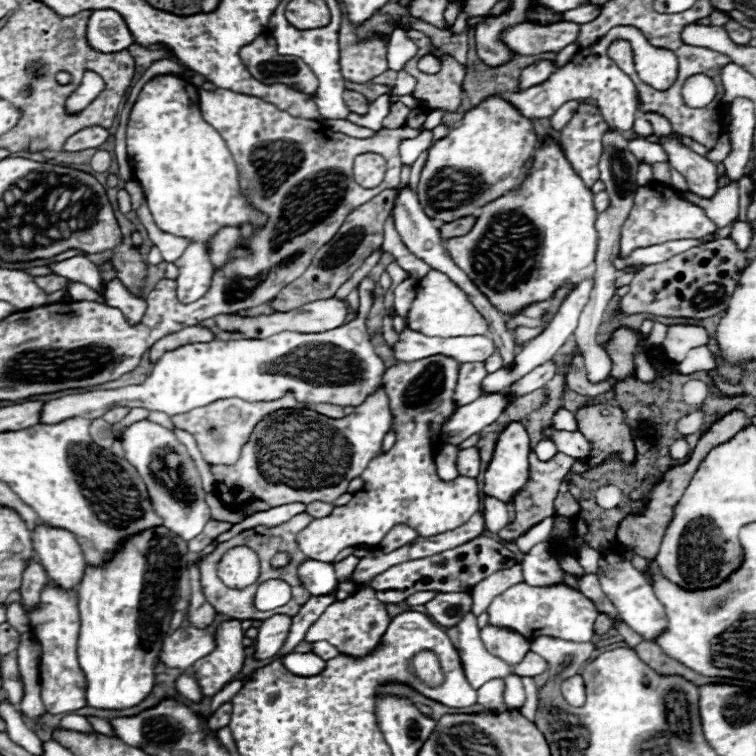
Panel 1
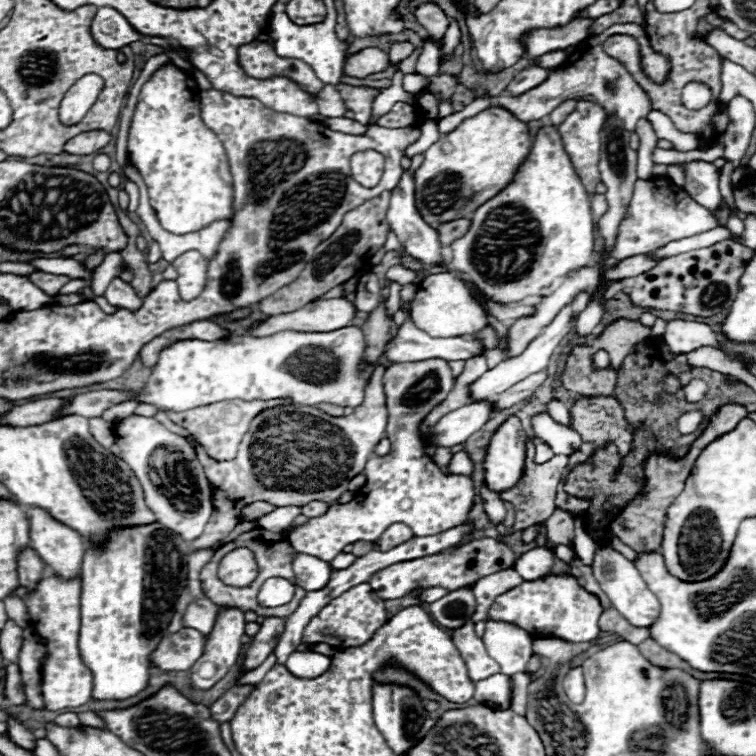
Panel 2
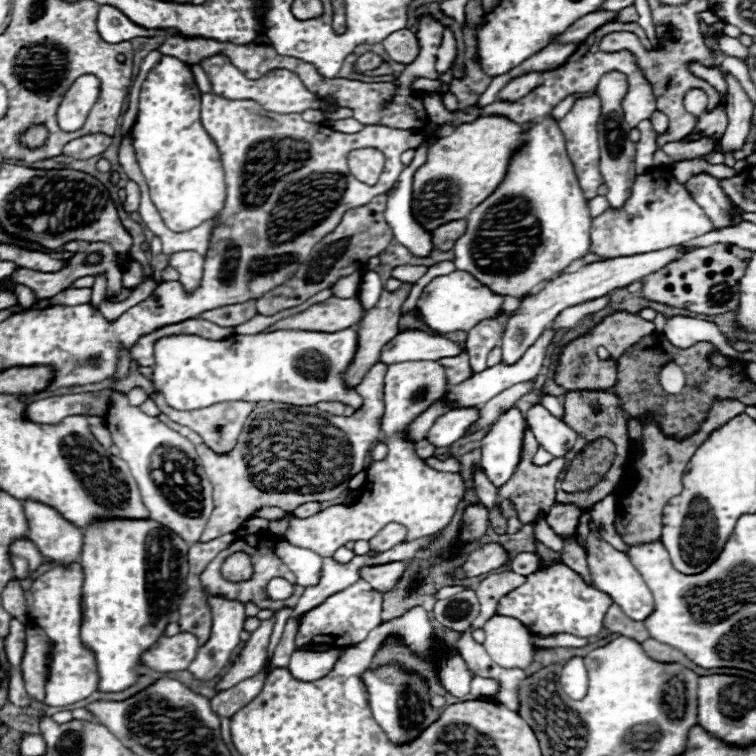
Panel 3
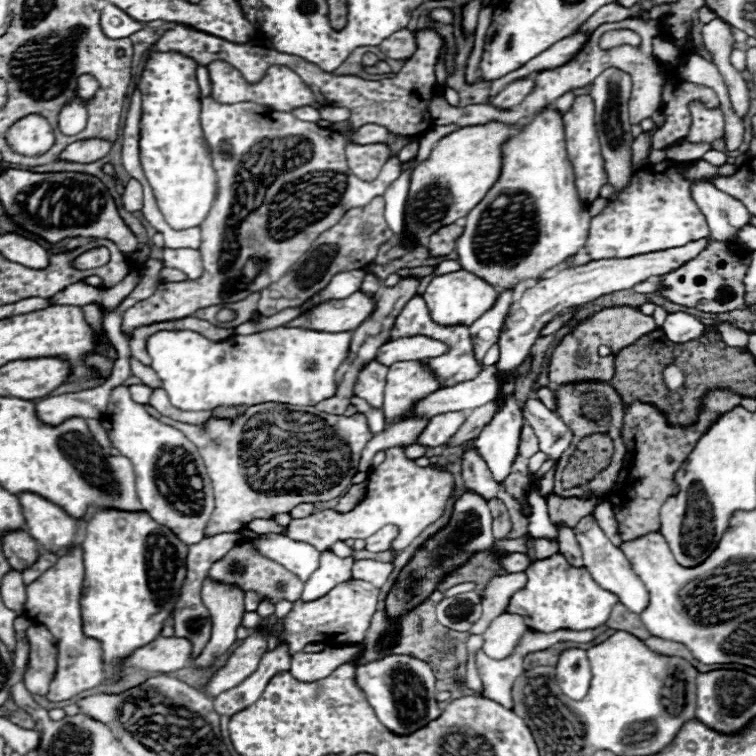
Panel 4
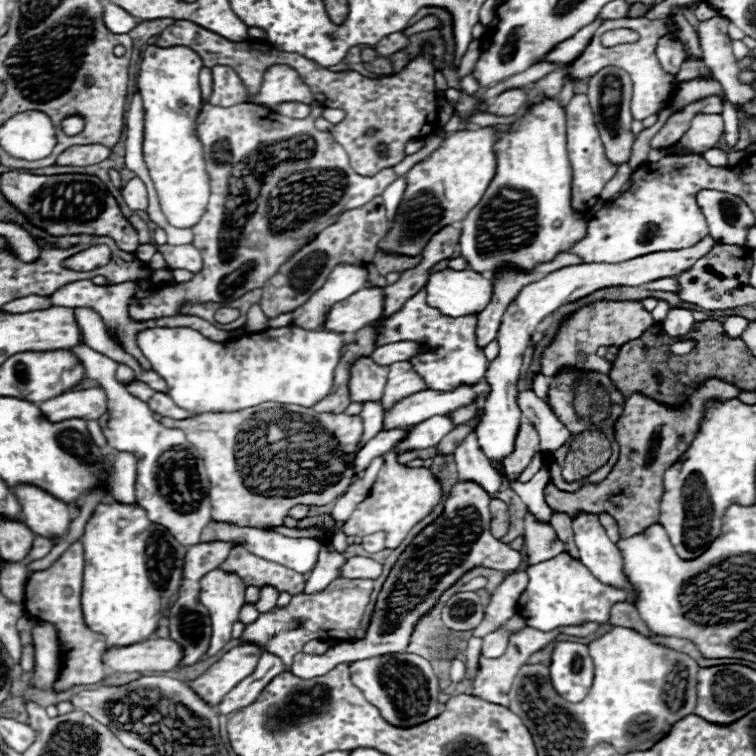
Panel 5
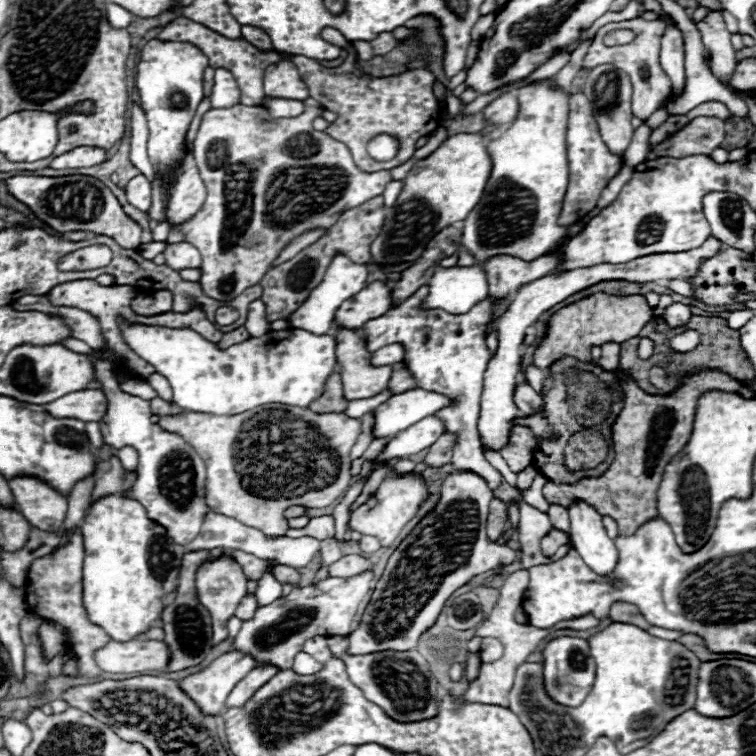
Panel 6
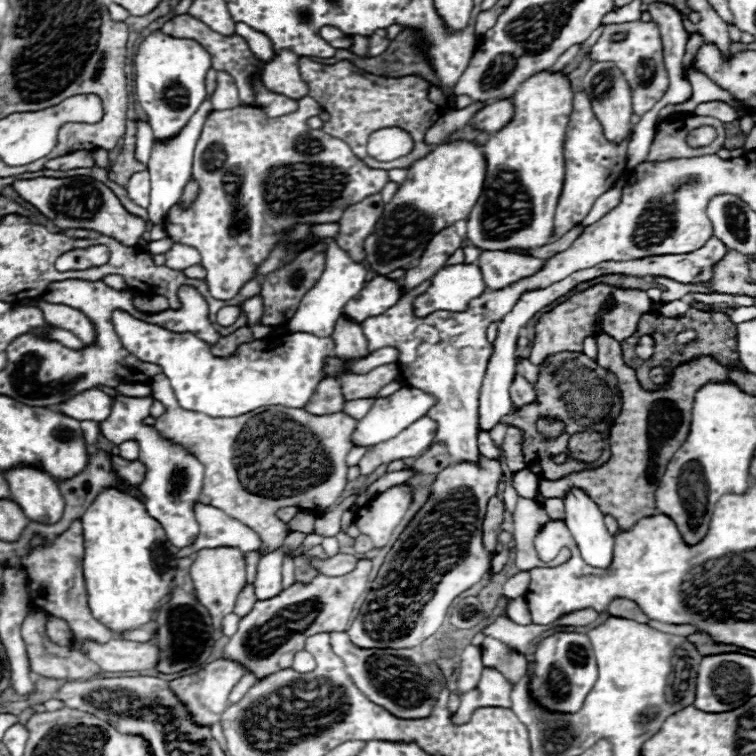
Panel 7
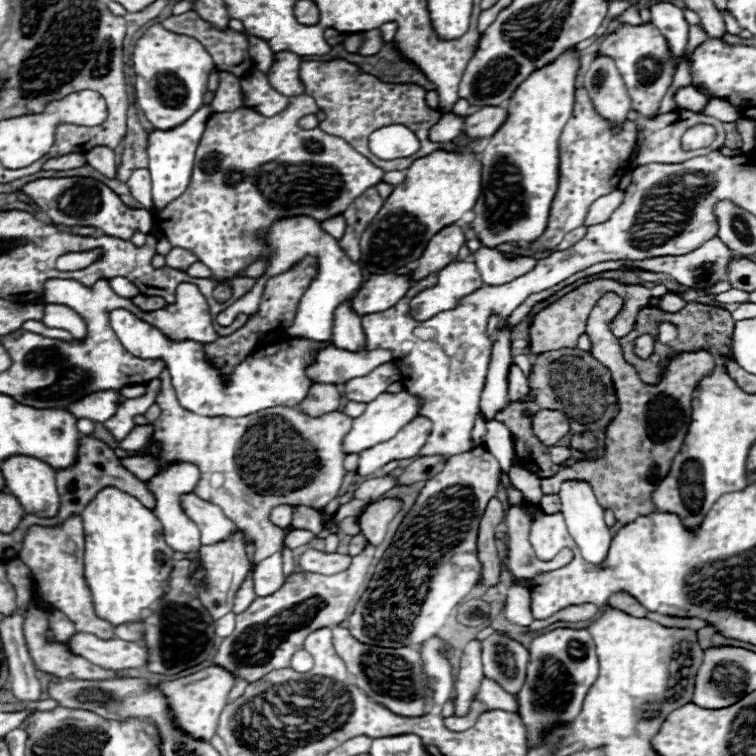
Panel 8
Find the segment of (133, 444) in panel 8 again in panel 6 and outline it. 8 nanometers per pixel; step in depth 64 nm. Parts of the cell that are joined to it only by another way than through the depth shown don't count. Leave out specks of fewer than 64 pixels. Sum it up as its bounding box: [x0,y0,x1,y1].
[118,446,138,472]

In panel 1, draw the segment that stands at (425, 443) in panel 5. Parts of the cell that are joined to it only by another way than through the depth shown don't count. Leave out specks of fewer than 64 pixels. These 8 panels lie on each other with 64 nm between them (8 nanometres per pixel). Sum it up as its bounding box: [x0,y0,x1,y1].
[442,392,512,444]

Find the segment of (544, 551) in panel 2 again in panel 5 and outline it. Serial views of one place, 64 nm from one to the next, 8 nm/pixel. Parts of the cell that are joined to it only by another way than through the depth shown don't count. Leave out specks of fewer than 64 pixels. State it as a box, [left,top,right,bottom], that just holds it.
[290,482,524,680]

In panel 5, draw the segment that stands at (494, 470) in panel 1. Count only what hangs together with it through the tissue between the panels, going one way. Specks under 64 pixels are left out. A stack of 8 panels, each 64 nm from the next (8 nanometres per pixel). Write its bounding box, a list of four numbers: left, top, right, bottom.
[476,236,714,474]

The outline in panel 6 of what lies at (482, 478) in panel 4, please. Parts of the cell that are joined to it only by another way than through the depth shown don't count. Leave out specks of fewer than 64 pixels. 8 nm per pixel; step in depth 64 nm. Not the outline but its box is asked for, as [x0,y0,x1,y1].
[364,286,502,490]

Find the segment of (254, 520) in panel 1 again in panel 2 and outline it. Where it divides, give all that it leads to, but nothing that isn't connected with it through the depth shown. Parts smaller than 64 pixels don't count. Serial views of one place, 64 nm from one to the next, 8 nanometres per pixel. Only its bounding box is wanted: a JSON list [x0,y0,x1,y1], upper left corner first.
[256,506,302,532]

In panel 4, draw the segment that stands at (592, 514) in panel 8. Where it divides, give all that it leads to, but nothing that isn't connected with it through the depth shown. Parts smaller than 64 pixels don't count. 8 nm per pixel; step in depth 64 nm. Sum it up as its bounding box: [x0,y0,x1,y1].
[574,516,650,616]

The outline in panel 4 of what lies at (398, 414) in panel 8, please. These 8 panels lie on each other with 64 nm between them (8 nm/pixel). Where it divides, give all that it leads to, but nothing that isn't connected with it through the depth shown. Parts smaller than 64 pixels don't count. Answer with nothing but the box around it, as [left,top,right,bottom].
[410,366,502,418]

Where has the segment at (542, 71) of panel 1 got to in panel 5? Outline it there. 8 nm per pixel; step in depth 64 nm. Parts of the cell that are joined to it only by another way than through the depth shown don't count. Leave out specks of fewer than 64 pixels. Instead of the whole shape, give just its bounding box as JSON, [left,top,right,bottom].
[488,88,526,116]

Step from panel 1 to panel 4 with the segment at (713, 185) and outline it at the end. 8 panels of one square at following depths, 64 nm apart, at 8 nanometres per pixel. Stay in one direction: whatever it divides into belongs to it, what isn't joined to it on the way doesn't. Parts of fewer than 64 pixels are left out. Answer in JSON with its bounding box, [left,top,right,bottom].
[692,180,750,242]

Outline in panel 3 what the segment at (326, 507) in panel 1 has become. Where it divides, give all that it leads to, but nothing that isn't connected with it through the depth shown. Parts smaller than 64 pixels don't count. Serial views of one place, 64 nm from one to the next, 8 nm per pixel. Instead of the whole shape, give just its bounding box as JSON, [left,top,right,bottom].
[294,502,322,518]

